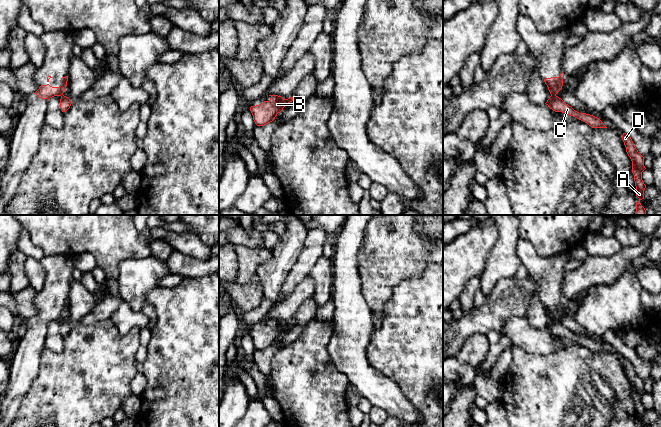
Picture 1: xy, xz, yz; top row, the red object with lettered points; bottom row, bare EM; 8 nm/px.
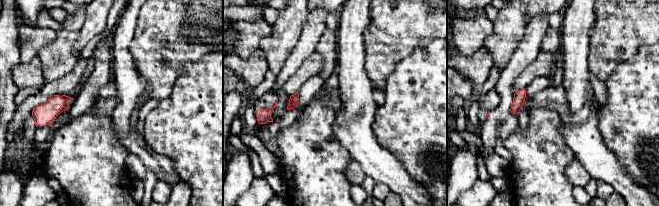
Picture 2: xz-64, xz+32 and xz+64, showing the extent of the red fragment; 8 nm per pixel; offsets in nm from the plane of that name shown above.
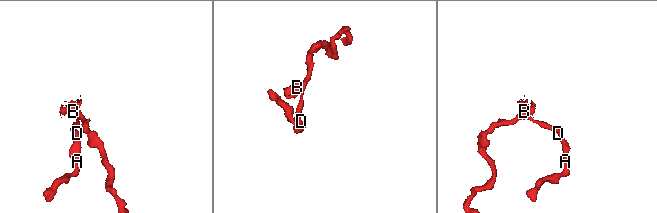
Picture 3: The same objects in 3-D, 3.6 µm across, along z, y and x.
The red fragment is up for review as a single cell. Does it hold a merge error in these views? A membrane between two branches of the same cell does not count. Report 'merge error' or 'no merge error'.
merge error

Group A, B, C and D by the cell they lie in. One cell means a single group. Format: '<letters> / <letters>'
A C D / B

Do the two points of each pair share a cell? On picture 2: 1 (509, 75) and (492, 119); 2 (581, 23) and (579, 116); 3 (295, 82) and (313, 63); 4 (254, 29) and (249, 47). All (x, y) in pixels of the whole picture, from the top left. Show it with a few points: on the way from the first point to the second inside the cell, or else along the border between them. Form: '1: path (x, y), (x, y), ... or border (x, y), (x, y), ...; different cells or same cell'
1: path (505, 86), (505, 106), (503, 108); same cell
2: border (565, 91), (571, 111), (588, 105), (581, 124); different cells
3: path (300, 77), (309, 68); same cell
4: path (251, 33), (249, 35), (249, 43); same cell

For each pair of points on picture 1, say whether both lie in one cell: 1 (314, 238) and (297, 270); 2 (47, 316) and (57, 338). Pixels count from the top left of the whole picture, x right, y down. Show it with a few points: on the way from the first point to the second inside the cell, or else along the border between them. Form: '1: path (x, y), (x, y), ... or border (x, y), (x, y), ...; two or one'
1: path (313, 246), (305, 262); one
2: border (60, 319), (54, 319), (48, 324), (44, 345); two

